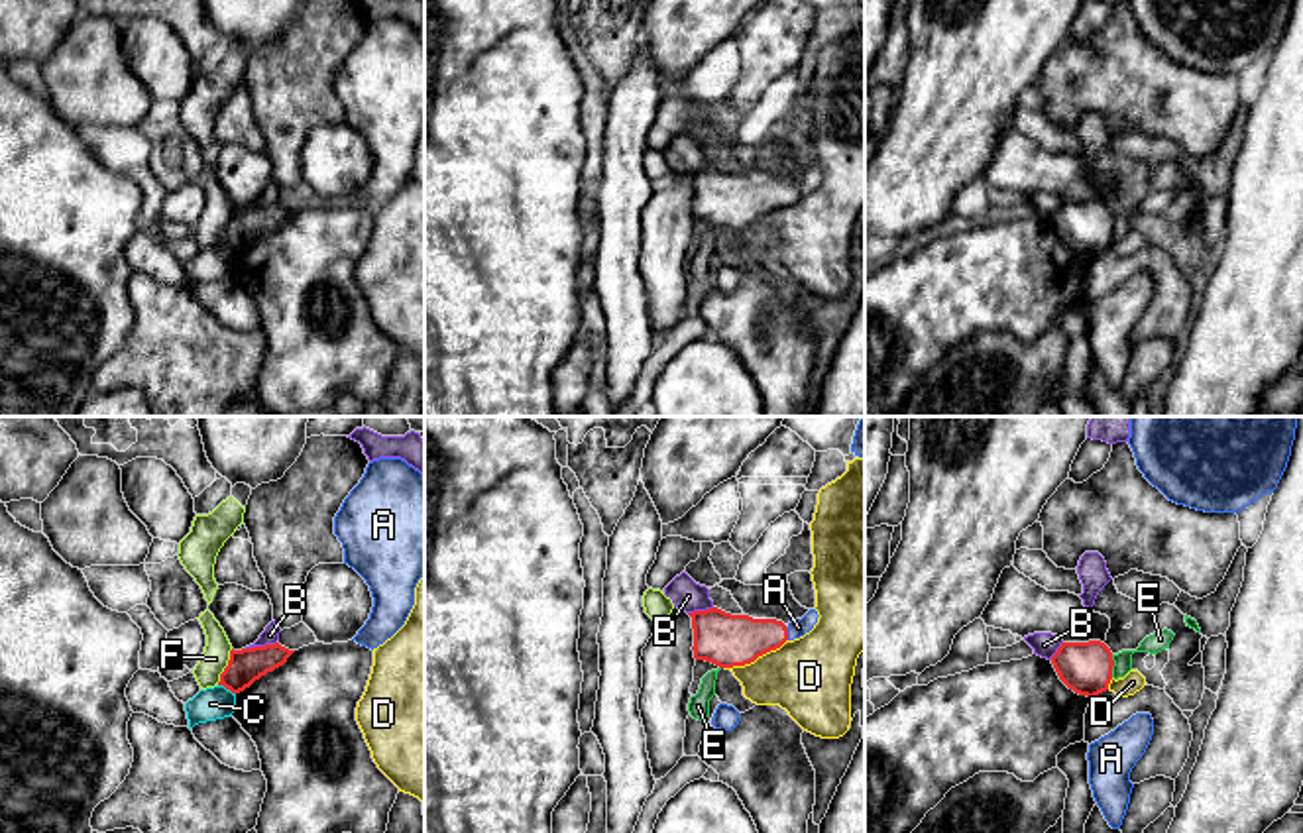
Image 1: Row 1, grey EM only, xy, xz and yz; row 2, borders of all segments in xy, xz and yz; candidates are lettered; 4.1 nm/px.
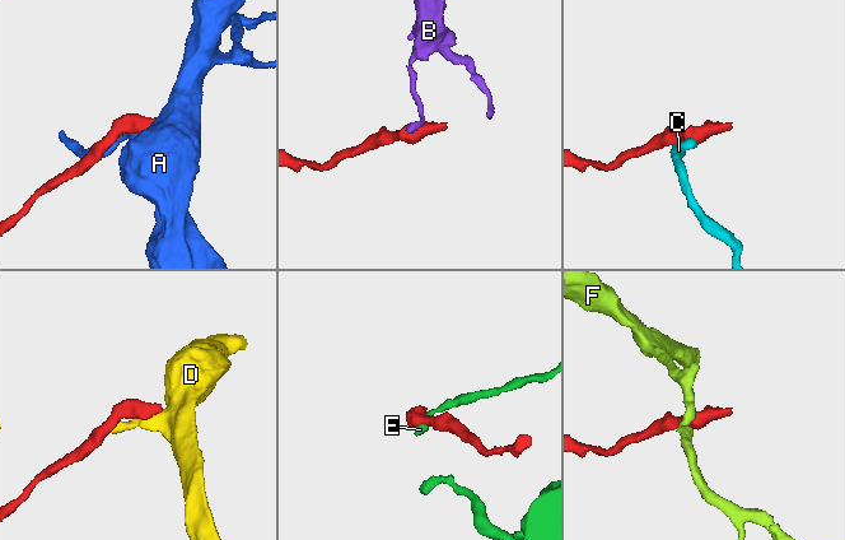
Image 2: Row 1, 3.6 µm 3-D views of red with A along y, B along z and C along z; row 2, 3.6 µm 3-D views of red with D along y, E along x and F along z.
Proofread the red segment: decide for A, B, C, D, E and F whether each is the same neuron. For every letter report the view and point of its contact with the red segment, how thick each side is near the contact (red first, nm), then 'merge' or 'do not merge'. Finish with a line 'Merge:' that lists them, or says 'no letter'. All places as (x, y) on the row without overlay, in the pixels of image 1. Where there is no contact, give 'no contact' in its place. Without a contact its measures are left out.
A: xz (787, 193) | 220/70 nm | merge
B: xy (260, 207) | 140/70 nm | do not merge
C: xy (226, 248) | 140/140 nm | do not merge
D: xz (755, 219) | 220/340 nm | do not merge
E: yz (1113, 224) | 200/80 nm | do not merge
F: xy (226, 226) | 140/110 nm | do not merge
Merge: A

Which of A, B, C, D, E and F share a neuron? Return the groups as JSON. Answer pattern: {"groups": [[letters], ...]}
{"groups": [["A"], ["B"], ["C"], ["D"], ["E"], ["F"]]}

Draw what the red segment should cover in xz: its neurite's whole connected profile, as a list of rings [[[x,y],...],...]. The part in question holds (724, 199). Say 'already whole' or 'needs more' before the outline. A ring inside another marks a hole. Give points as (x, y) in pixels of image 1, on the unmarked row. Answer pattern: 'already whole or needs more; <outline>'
needs more; [[[717,167],[688,173],[694,189],[694,218],[719,228],[745,226],[759,216],[780,208],[786,200],[804,196],[818,183],[810,169],[802,179],[784,185],[776,179],[731,175]]]

